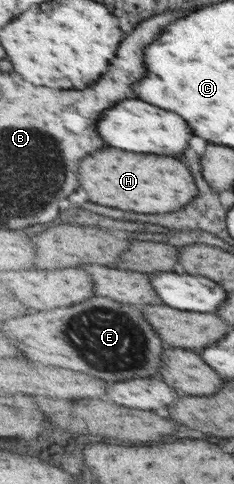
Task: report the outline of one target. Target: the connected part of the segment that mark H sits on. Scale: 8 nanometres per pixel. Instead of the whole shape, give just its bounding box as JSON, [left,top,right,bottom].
[80,148,198,214]

